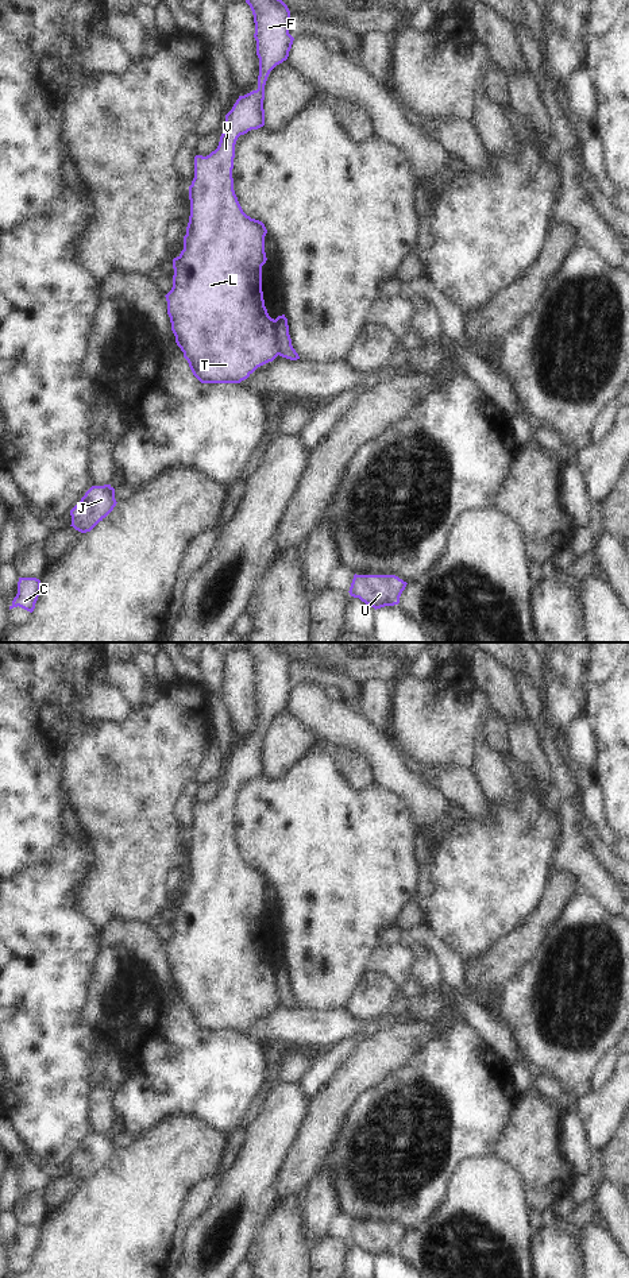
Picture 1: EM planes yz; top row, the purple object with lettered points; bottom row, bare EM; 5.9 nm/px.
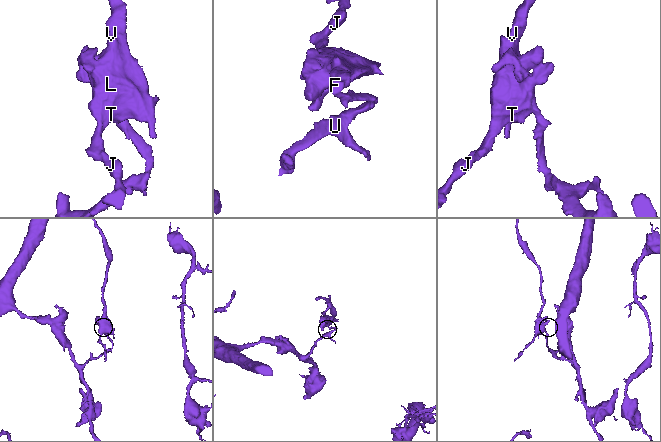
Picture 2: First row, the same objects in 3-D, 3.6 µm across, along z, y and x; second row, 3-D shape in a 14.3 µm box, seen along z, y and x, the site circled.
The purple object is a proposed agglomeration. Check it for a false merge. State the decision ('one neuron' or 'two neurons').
two neurons

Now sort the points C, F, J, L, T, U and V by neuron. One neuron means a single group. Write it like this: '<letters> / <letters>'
C F J L T V / U

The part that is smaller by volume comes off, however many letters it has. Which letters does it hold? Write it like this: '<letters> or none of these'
C, F, J, L, T, V

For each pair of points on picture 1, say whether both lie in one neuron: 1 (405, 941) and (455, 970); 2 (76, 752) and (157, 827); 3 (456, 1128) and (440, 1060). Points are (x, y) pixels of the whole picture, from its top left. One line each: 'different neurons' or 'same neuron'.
1: same neuron
2: same neuron
3: same neuron

